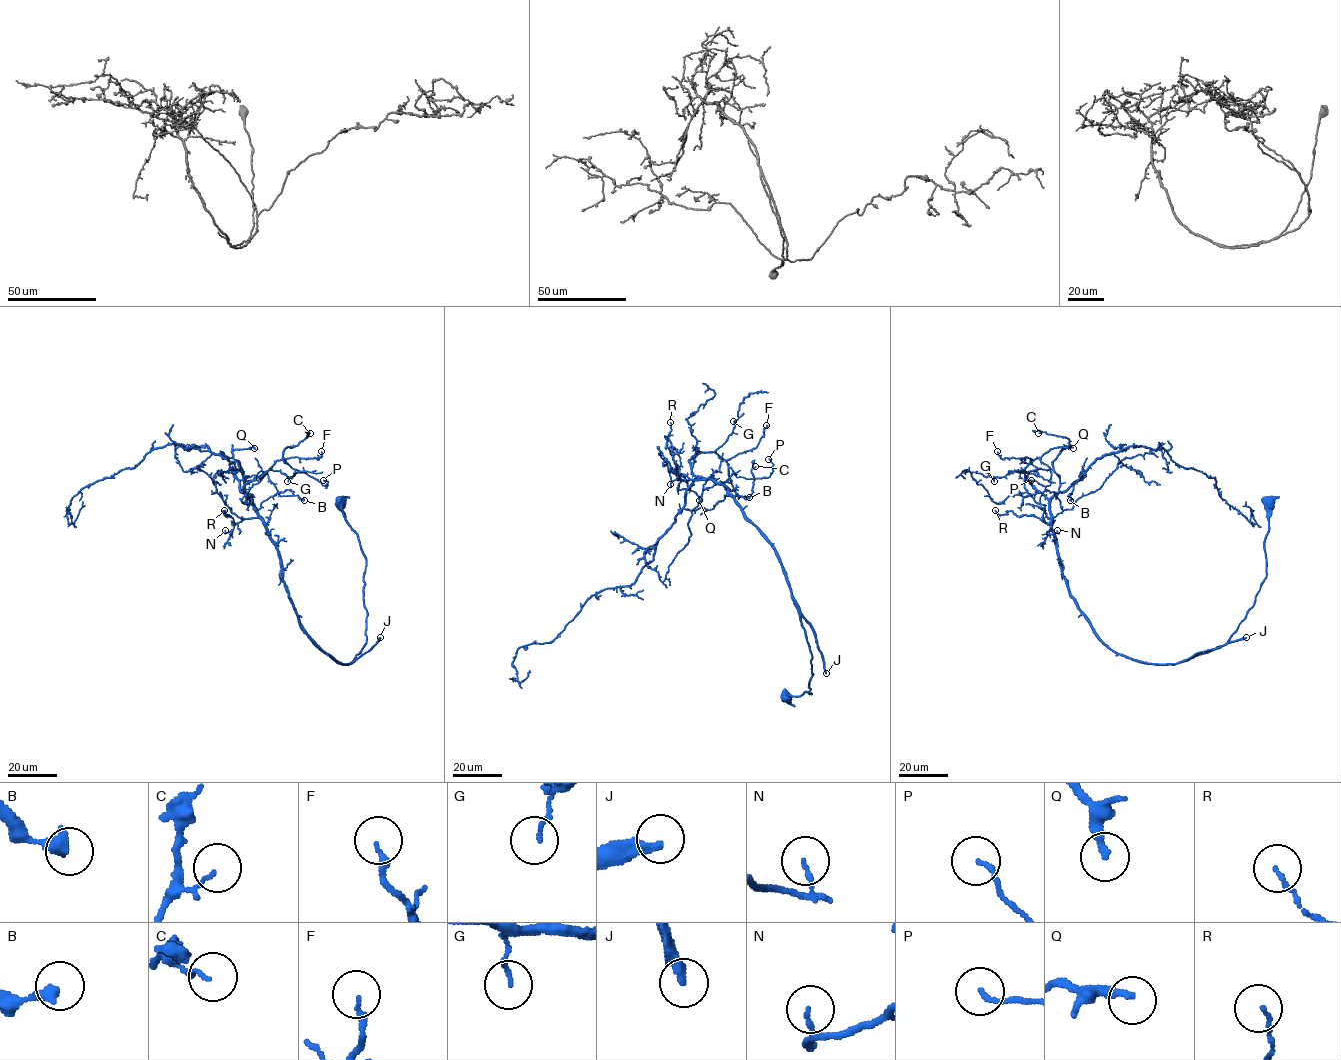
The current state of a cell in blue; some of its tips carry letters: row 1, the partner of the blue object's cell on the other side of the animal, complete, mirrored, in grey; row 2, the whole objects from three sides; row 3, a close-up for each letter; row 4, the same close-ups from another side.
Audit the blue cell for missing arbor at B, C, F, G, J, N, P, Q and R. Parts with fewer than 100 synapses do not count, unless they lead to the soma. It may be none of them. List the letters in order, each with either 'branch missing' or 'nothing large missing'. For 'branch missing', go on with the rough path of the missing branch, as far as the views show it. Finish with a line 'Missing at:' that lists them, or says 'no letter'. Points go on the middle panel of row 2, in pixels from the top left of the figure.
B: nothing large missing
C: nothing large missing
F: nothing large missing
G: nothing large missing
J: branch missing; course (826, 673), (800, 690), (732, 614), (604, 626), (615, 570), (582, 517), (529, 538), (536, 564)
N: nothing large missing
P: nothing large missing
Q: nothing large missing
R: nothing large missing
Missing at: J

